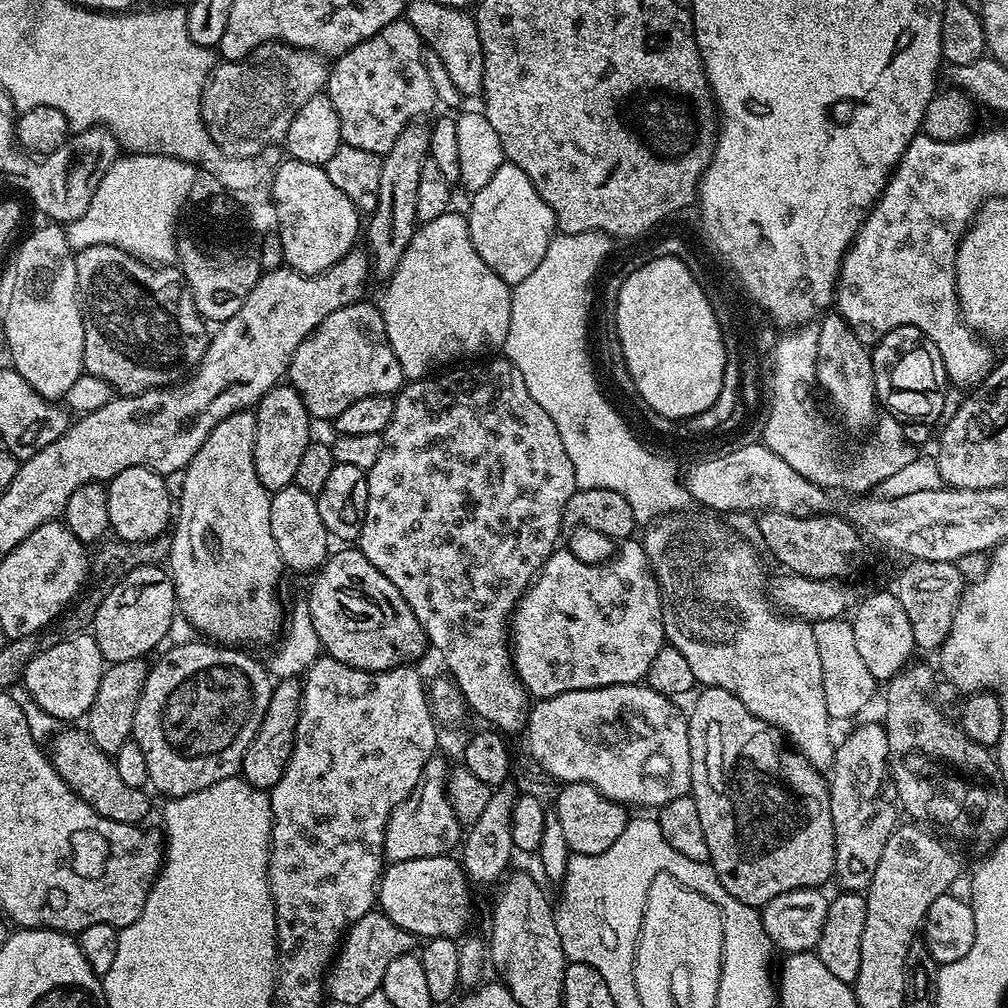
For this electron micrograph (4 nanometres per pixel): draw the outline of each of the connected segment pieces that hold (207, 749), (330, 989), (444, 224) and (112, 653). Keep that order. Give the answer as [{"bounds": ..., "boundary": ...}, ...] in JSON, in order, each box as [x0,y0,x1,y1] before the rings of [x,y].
[{"bounds":[131,642,274,798],"boundary":[[[197,642],[168,648],[165,656],[155,657],[156,665],[153,663],[149,667],[134,714],[131,739],[146,757],[151,787],[165,792],[168,798],[194,794],[237,775],[254,734],[258,734],[258,726],[262,726],[266,706],[270,706],[274,680],[261,661],[259,664],[254,657],[244,653],[247,651],[236,646],[204,643],[208,644]]]},{"bounds":[326,910,414,1006],"boundary":[[[379,910],[366,913],[348,929],[326,973],[326,992],[340,1004],[358,1006],[370,994],[381,991],[386,966],[402,954],[412,952],[414,937],[402,926],[394,926],[390,918]]]},{"bounds":[382,210,512,381],"boundary":[[[450,210],[446,214],[434,218],[434,222],[420,224],[416,229],[416,233],[410,238],[410,246],[406,246],[406,254],[402,254],[402,262],[398,262],[394,274],[387,277],[385,284],[388,285],[384,288],[384,304],[382,303],[384,325],[386,326],[386,334],[390,338],[390,346],[394,350],[394,358],[398,358],[398,366],[402,366],[402,370],[404,371],[405,381],[423,380],[433,370],[444,366],[439,366],[439,364],[444,364],[447,360],[460,362],[463,361],[460,360],[463,356],[476,356],[472,358],[480,358],[485,354],[495,353],[492,352],[495,348],[496,351],[503,349],[504,343],[506,342],[506,334],[510,330],[512,288],[506,282],[502,282],[502,278],[498,278],[498,274],[494,274],[494,270],[490,270],[490,266],[486,266],[486,262],[482,262],[482,257],[478,255],[478,250],[474,250],[474,242],[470,238],[470,230],[468,229],[467,215],[460,213],[459,216],[456,210]]]},{"bounds":[90,564,177,665],"boundary":[[[154,564],[138,566],[127,569],[114,590],[102,598],[102,606],[98,606],[96,615],[90,620],[90,635],[98,642],[98,650],[102,650],[109,665],[130,659],[143,660],[147,652],[155,653],[155,648],[164,644],[170,622],[177,614],[176,588],[171,575]]]}]

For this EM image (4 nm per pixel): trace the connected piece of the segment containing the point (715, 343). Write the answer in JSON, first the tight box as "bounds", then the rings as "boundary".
{"bounds":[616,255,730,422],"boundary":[[[657,255],[648,258],[640,269],[634,270],[622,282],[617,298],[616,322],[617,338],[630,378],[633,379],[635,395],[641,396],[647,407],[675,422],[684,422],[690,416],[702,414],[702,410],[706,410],[706,406],[712,405],[714,398],[718,398],[730,352],[724,348],[720,326],[703,286],[683,261],[677,257]]]}

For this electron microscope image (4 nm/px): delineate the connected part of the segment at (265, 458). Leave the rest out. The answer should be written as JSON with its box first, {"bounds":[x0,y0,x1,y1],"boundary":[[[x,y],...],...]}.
{"bounds":[254,382,313,493],"boundary":[[[281,382],[271,388],[261,398],[254,411],[256,414],[254,470],[258,470],[258,482],[262,482],[262,486],[267,488],[269,493],[274,493],[289,487],[295,481],[298,474],[298,462],[302,454],[306,454],[308,445],[313,439],[313,421],[308,415],[298,390],[294,390],[287,382]]]}

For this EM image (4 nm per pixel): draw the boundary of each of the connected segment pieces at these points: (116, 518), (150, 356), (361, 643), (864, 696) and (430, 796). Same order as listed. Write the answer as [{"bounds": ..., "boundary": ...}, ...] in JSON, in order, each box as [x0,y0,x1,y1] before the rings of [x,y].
[{"bounds":[107,466,174,542],"boundary":[[[150,466],[127,468],[107,481],[109,529],[126,542],[156,540],[169,531],[174,520],[174,496],[164,485],[165,477]]]},{"bounds":[76,244,210,396],"boundary":[[[103,244],[76,252],[76,281],[84,313],[84,372],[88,376],[102,378],[121,396],[133,396],[151,388],[171,388],[196,371],[208,349],[210,328],[196,309],[179,267],[150,264]]]},{"bounds":[306,546,429,672],"boundary":[[[344,546],[341,552],[333,551],[324,565],[315,573],[316,581],[308,592],[306,603],[310,610],[310,622],[314,622],[314,630],[318,630],[321,649],[333,656],[347,668],[361,668],[367,672],[385,672],[387,668],[398,668],[409,662],[416,662],[429,647],[418,618],[414,618],[414,610],[398,594],[398,586],[386,578],[362,553],[359,547]]]},{"bounds":[812,618,878,722],"boundary":[[[839,618],[834,620],[818,621],[812,624],[814,630],[814,642],[818,642],[818,658],[822,662],[822,686],[826,694],[826,710],[828,718],[833,722],[848,720],[851,716],[856,716],[872,700],[876,688],[878,692],[878,682],[874,674],[870,674],[870,669],[866,667],[866,662],[858,654],[858,646],[854,646],[854,630],[851,619]]]},{"bounds":[384,754,462,861],"boundary":[[[440,754],[431,756],[418,778],[418,786],[390,814],[384,831],[384,854],[389,861],[443,856],[452,850],[448,848],[461,843],[462,825],[448,801],[449,771],[450,764]]]}]

